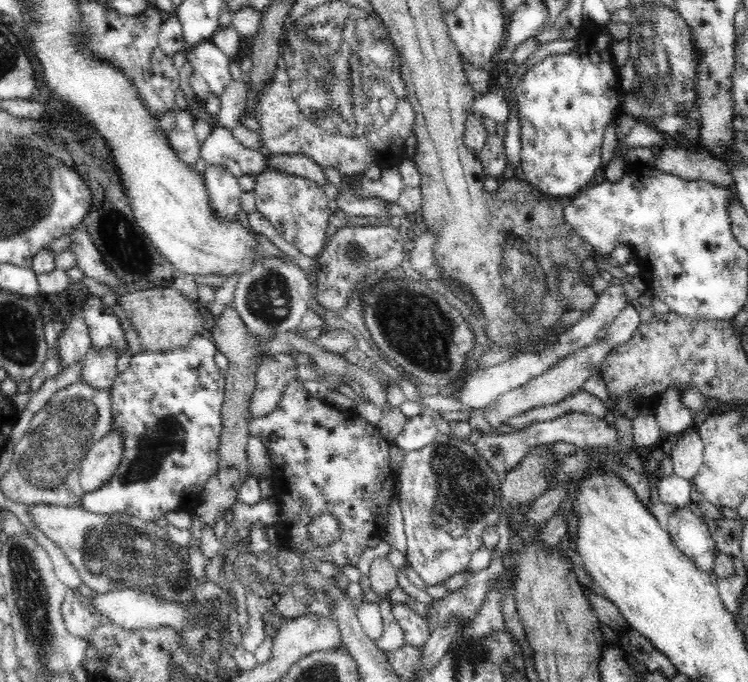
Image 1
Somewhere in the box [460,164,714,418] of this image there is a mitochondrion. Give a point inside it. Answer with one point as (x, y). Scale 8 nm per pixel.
(526, 271)

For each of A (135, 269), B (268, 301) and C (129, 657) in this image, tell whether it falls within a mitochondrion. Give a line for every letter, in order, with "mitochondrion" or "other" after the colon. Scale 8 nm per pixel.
A: mitochondrion
B: mitochondrion
C: other

